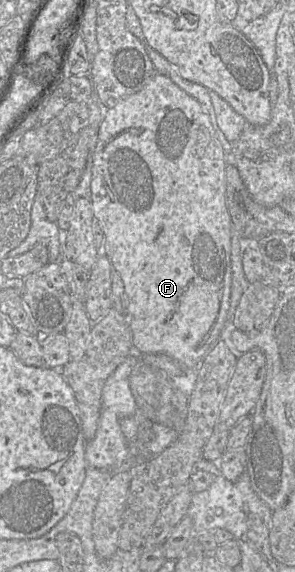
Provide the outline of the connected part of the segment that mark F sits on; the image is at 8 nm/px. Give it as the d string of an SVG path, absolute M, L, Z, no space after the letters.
M156 72L148 83L138 92L108 107L100 126L94 152L91 156L91 205L94 216L104 234L106 258L113 270L118 272L125 288L127 298L127 317L131 330L133 347L142 355L166 355L189 369L199 368L203 359L221 340L222 330L231 319L231 241L232 221L226 206L226 155L209 116L200 104L168 77Z

